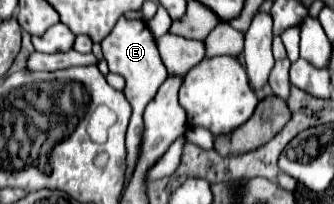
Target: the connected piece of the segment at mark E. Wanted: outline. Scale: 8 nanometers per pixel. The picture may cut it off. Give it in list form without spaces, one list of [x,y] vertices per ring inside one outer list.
[[[126,17],[118,19],[116,27],[102,41],[102,51],[104,51],[104,59],[108,61],[110,71],[118,73],[126,79],[124,97],[132,105],[132,119],[130,119],[130,125],[126,131],[126,173],[124,173],[124,187],[126,187],[126,183],[130,181],[130,175],[134,173],[138,157],[140,157],[140,141],[142,141],[142,131],[144,131],[144,121],[142,121],[144,107],[154,99],[160,83],[168,77],[168,73],[160,59],[154,37],[142,21],[130,21]]]

